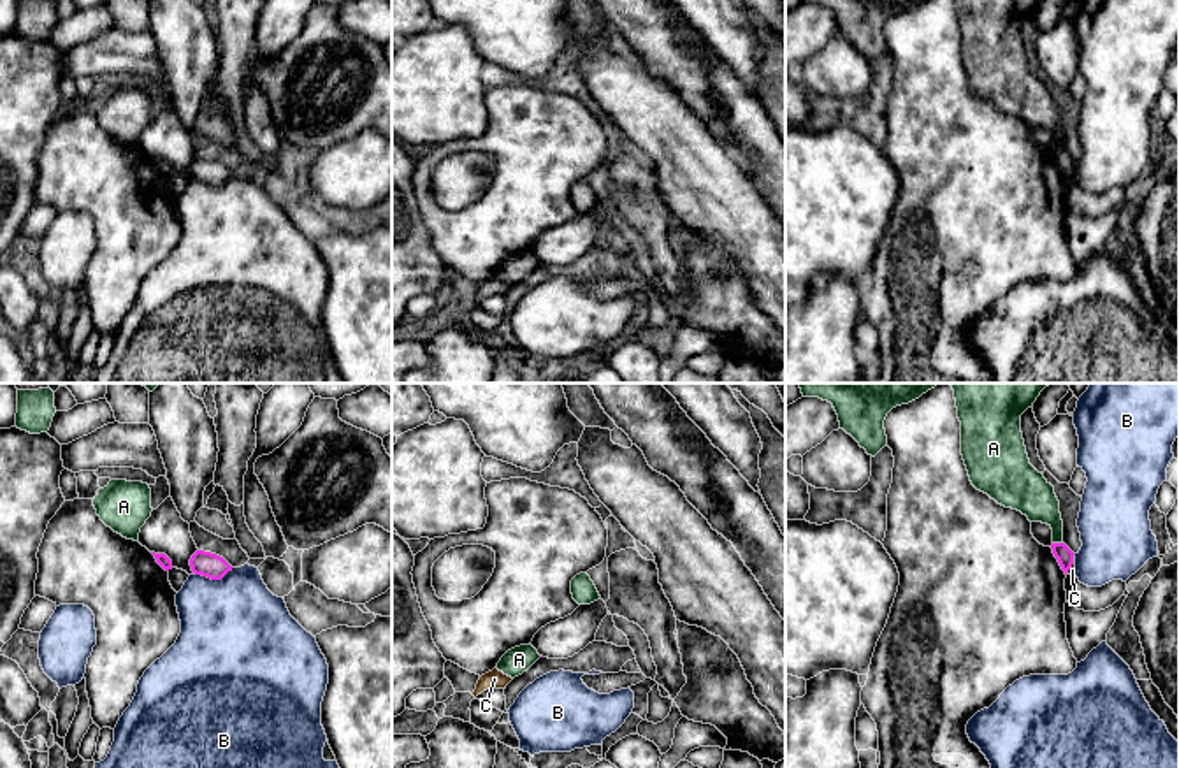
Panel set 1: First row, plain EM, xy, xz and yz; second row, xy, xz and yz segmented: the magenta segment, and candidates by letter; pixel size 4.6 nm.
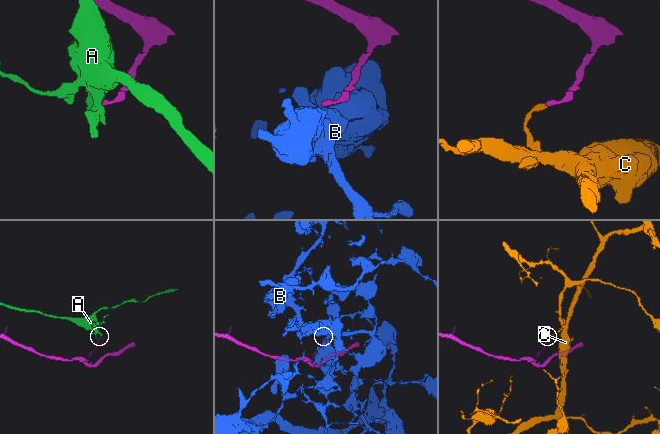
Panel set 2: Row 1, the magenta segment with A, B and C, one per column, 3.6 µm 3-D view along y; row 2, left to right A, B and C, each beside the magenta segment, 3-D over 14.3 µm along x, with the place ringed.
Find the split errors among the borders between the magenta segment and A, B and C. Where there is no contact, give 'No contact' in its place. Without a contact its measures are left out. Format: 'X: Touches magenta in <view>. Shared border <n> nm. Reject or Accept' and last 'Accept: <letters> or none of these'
A: Touches magenta in yz. Shared border 50 nm. Reject
B: Touches magenta in xy. Shared border 190 nm. Reject
C: Touches magenta in yz. Shared border 100 nm. Reject
Accept: none of these

